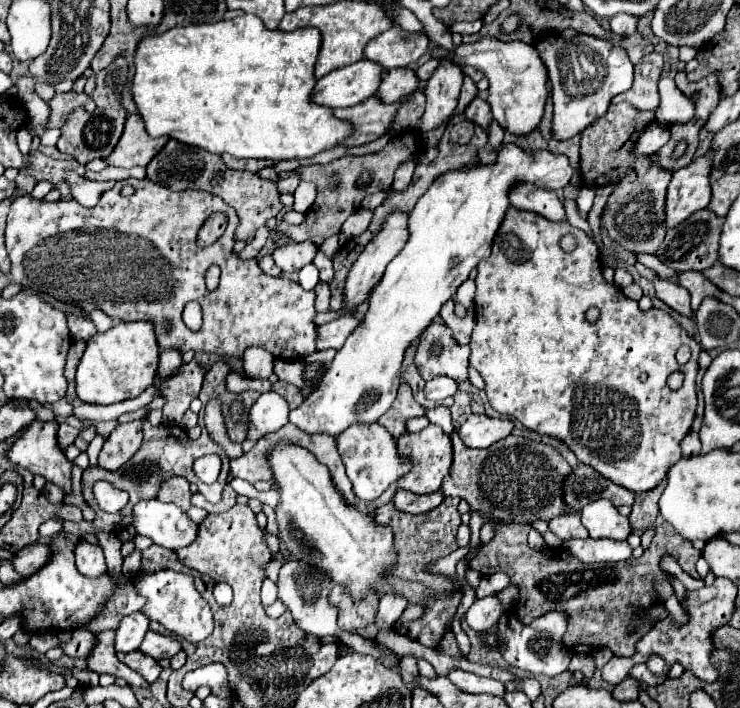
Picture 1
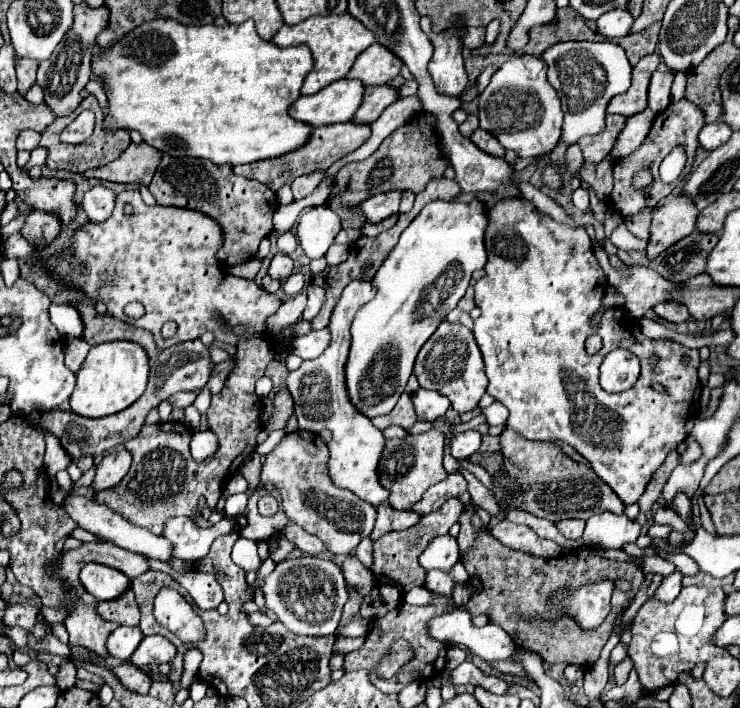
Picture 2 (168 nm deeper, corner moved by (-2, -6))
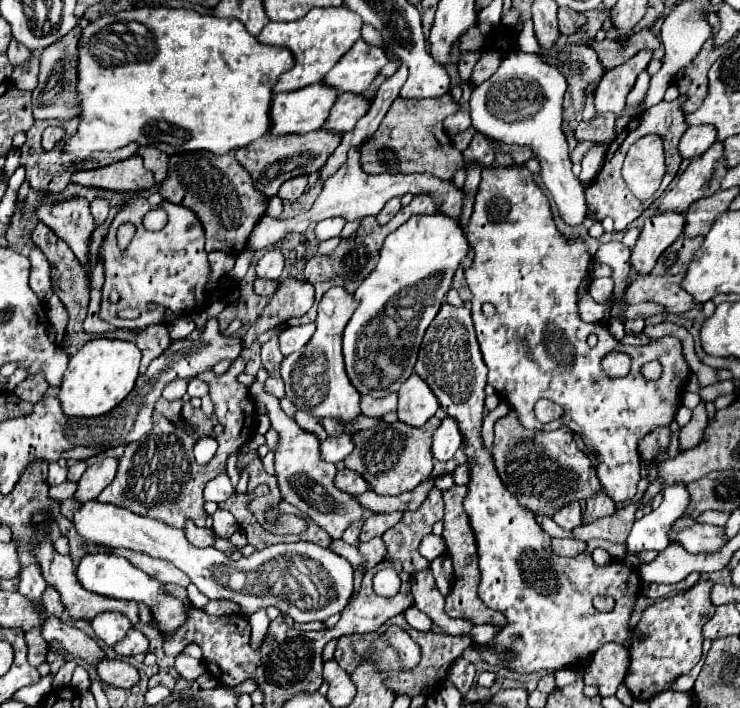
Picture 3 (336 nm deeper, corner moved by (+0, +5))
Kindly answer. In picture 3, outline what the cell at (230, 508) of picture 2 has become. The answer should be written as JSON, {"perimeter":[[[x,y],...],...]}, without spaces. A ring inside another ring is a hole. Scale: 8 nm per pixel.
{"perimeter":[[[238,452],[236,453],[231,453],[228,456],[228,461],[226,464],[226,470],[228,472],[228,475],[231,479],[232,485],[235,488],[238,484],[238,481],[240,479],[240,475],[236,469],[236,464],[237,464],[237,457],[238,457]]]}

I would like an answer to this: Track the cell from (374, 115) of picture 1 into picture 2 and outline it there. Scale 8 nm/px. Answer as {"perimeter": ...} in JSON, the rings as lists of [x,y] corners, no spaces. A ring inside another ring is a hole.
{"perimeter":[[[344,122],[344,124],[330,124],[330,126],[324,126],[324,128],[314,128],[308,142],[292,152],[286,152],[282,156],[276,156],[276,158],[268,158],[268,160],[258,160],[258,162],[252,162],[252,164],[242,164],[242,166],[234,166],[234,172],[244,176],[244,178],[250,178],[250,180],[256,180],[260,184],[266,184],[270,190],[280,190],[282,186],[286,184],[292,184],[296,178],[304,176],[304,174],[310,174],[310,172],[316,172],[316,170],[322,170],[326,172],[336,160],[340,160],[342,156],[346,156],[348,152],[356,150],[362,142],[366,142],[370,138],[370,126],[356,126],[352,122]]]}

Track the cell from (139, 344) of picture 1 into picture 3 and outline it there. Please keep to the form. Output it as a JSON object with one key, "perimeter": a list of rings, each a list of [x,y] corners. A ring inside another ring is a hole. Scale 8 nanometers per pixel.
{"perimeter":[[[96,337],[70,357],[58,399],[70,417],[98,417],[114,409],[132,389],[140,369],[140,349],[130,341]]]}

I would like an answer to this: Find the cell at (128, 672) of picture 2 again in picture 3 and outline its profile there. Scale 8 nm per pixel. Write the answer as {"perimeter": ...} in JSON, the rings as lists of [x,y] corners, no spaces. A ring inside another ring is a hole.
{"perimeter":[[[108,657],[106,661],[98,661],[98,675],[102,681],[114,687],[122,687],[122,689],[132,689],[140,681],[136,667],[132,667],[126,661],[108,659]]]}

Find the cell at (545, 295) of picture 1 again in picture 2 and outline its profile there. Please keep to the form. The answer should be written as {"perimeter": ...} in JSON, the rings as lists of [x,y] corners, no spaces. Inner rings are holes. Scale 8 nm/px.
{"perimeter":[[[512,196],[512,198],[504,198],[500,202],[496,202],[490,210],[488,210],[488,228],[486,228],[486,234],[484,234],[484,242],[486,242],[486,250],[488,250],[488,262],[484,266],[486,274],[474,284],[474,300],[476,300],[476,306],[482,310],[482,316],[474,320],[474,336],[476,336],[476,342],[480,346],[480,352],[484,356],[484,364],[486,364],[486,376],[490,380],[488,384],[488,394],[494,396],[498,402],[502,402],[508,410],[510,410],[510,416],[508,416],[508,422],[506,426],[514,428],[520,436],[528,438],[528,440],[538,440],[538,442],[566,442],[570,446],[574,446],[592,466],[592,470],[614,490],[616,496],[620,496],[620,500],[624,504],[634,504],[638,502],[638,498],[644,494],[646,490],[646,484],[648,480],[652,478],[652,472],[666,460],[668,452],[676,450],[676,446],[686,440],[686,436],[690,434],[692,430],[692,424],[698,416],[698,400],[700,400],[700,382],[698,382],[698,366],[700,366],[700,358],[698,358],[698,350],[690,350],[686,346],[680,346],[678,342],[672,342],[672,340],[650,340],[646,336],[642,336],[640,328],[638,328],[638,320],[634,316],[628,316],[628,312],[624,312],[624,308],[612,308],[612,310],[604,310],[602,312],[602,318],[600,318],[600,324],[594,328],[590,324],[590,316],[594,316],[596,312],[600,312],[600,304],[602,304],[602,296],[604,296],[604,288],[606,288],[606,276],[592,252],[592,242],[590,242],[590,236],[584,228],[580,226],[570,226],[570,224],[560,224],[556,220],[552,220],[550,216],[542,214],[532,202],[524,200],[524,198],[518,198],[518,196]],[[596,332],[604,346],[598,354],[590,356],[586,350],[584,350],[584,340]],[[614,348],[626,348],[630,350],[632,354],[636,354],[640,358],[640,364],[642,364],[642,374],[638,378],[638,384],[626,392],[620,392],[620,394],[610,394],[610,392],[604,392],[598,384],[598,366],[602,364],[604,360],[604,354],[608,354],[610,350]],[[650,352],[650,354],[646,354]],[[686,352],[696,352],[696,354],[686,354]],[[656,356],[658,358],[658,364],[652,366],[650,364],[650,358]],[[684,356],[690,356],[690,362],[684,362]],[[652,382],[660,382],[664,384],[664,392],[666,394],[660,394],[660,392],[654,392],[650,388]]]}

